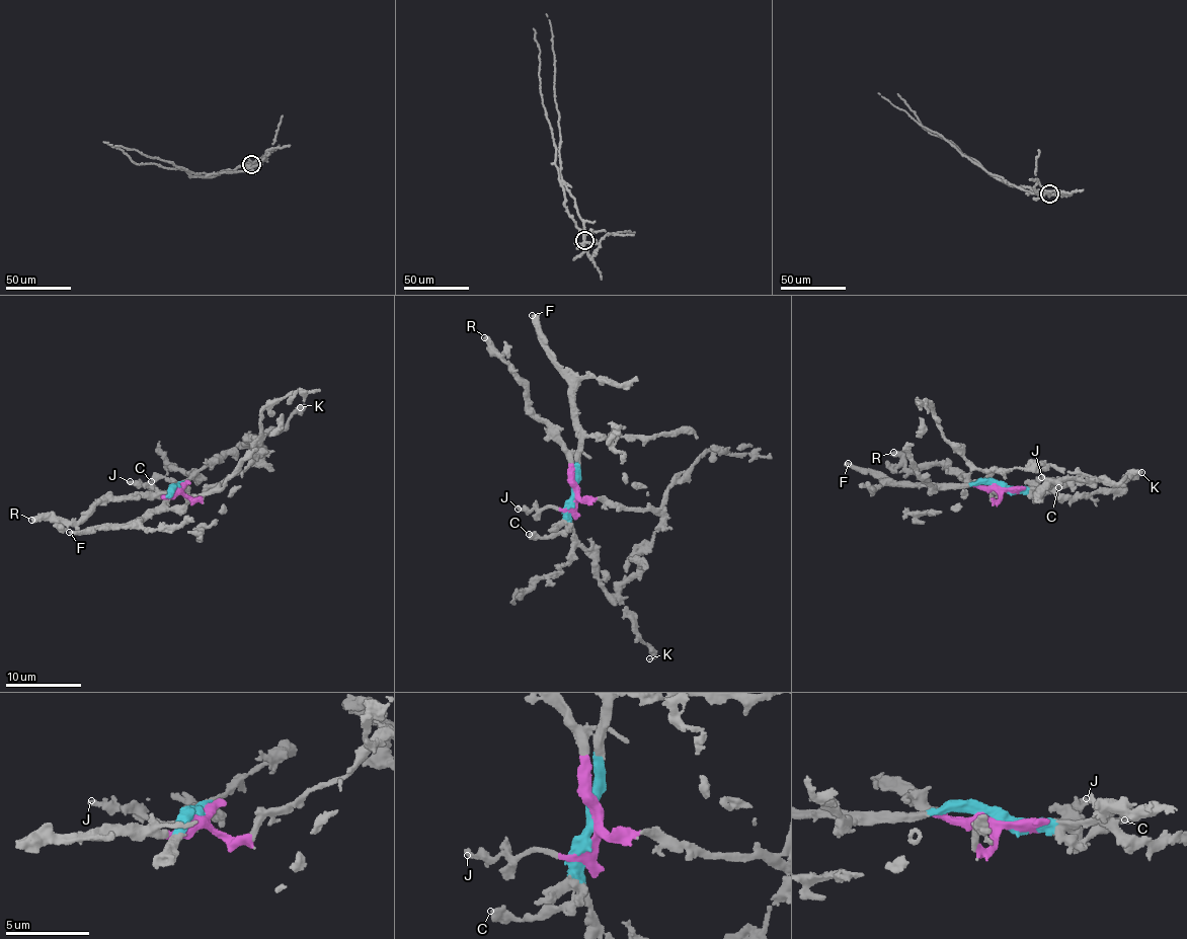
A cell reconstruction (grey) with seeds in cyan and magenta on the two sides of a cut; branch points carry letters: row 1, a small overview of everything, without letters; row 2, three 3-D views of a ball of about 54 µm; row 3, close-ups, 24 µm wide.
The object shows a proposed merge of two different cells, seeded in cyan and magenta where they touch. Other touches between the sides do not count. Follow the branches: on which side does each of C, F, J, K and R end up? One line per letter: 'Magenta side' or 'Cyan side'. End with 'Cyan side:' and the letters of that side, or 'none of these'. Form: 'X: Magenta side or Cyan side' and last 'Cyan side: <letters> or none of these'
C: Cyan side
F: Cyan side
J: Magenta side
K: Cyan side
R: Magenta side
Cyan side: C, F, K

